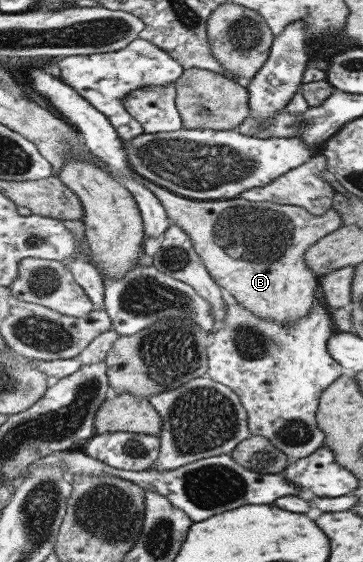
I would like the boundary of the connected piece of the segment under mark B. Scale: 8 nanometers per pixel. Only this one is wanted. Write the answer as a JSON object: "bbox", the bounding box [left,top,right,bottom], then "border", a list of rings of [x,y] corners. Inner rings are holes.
{"bbox":[136,176,342,325],"border":[[[136,176],[164,206],[168,219],[183,229],[191,239],[194,251],[201,257],[212,279],[222,291],[231,295],[244,309],[260,319],[268,319],[282,325],[293,325],[306,317],[316,302],[318,275],[304,261],[304,252],[325,235],[342,227],[342,218],[330,208],[324,215],[312,215],[307,209],[297,205],[280,205],[270,201],[248,201],[247,199],[191,200],[180,197],[168,189],[149,182],[147,178]]]}

